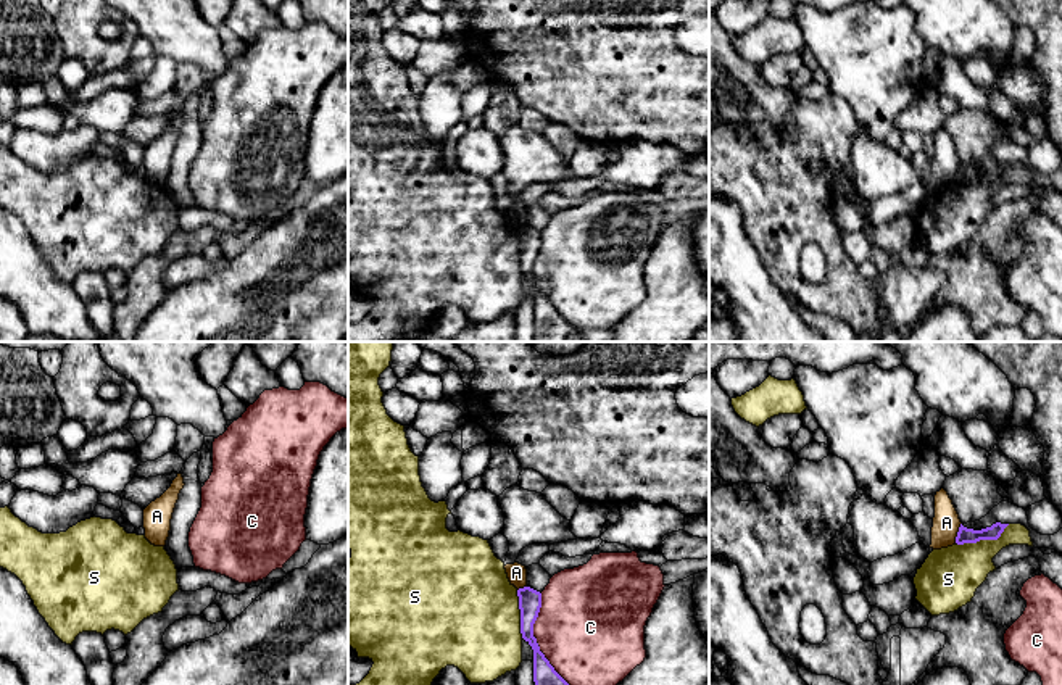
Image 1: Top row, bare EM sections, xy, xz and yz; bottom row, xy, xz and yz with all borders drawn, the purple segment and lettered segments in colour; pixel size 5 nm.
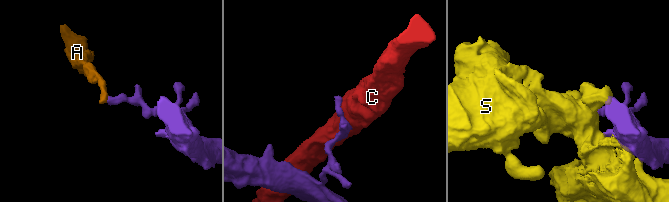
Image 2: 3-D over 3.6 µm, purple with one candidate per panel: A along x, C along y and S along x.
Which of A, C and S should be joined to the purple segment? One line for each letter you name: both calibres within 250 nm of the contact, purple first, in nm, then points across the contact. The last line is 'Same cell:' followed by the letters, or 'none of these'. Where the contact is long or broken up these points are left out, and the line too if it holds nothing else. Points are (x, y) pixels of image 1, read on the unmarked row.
Same cell: none of these

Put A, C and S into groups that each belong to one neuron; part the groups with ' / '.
A / C / S

